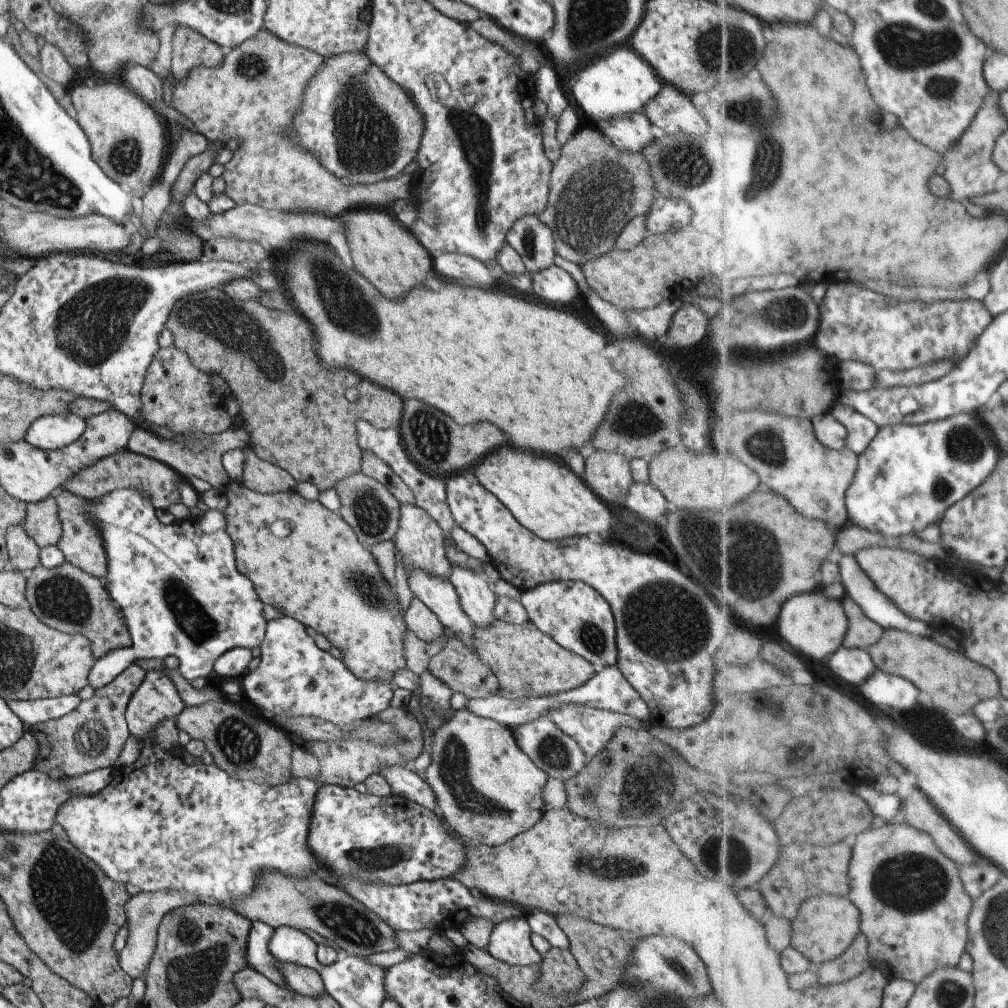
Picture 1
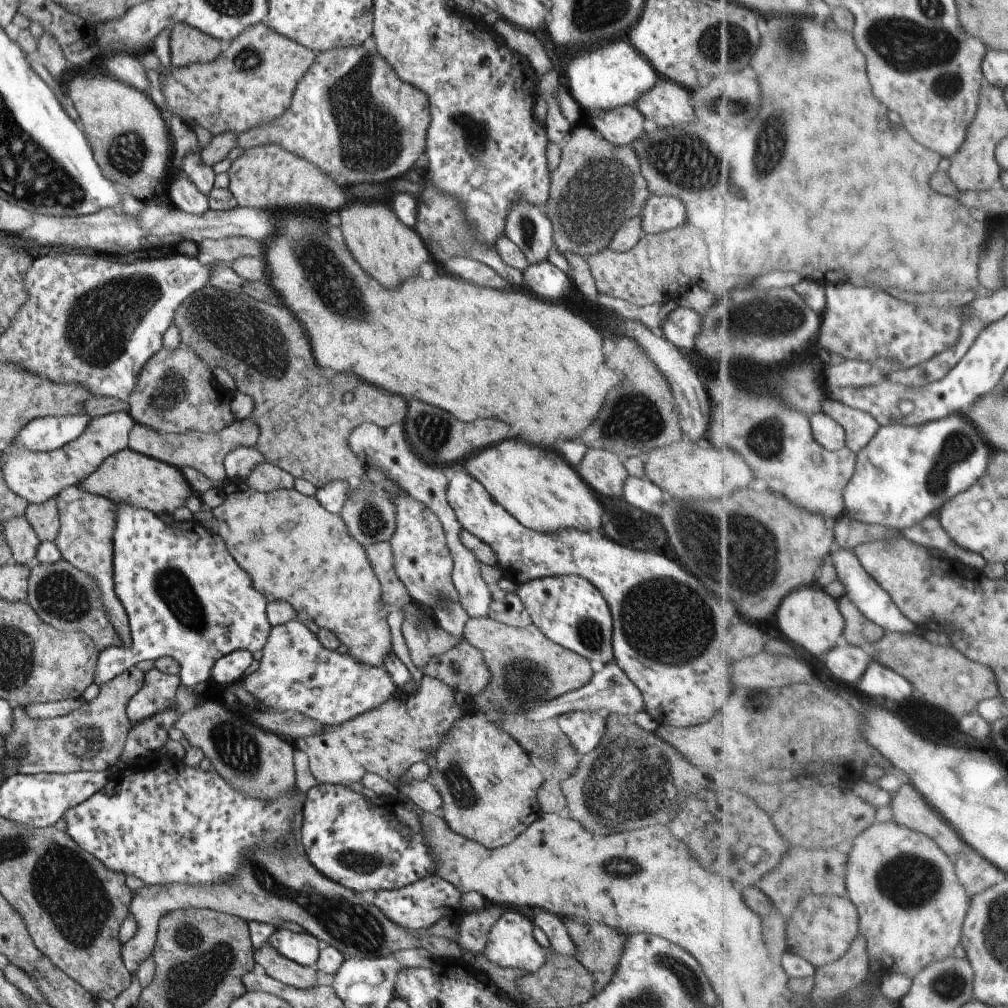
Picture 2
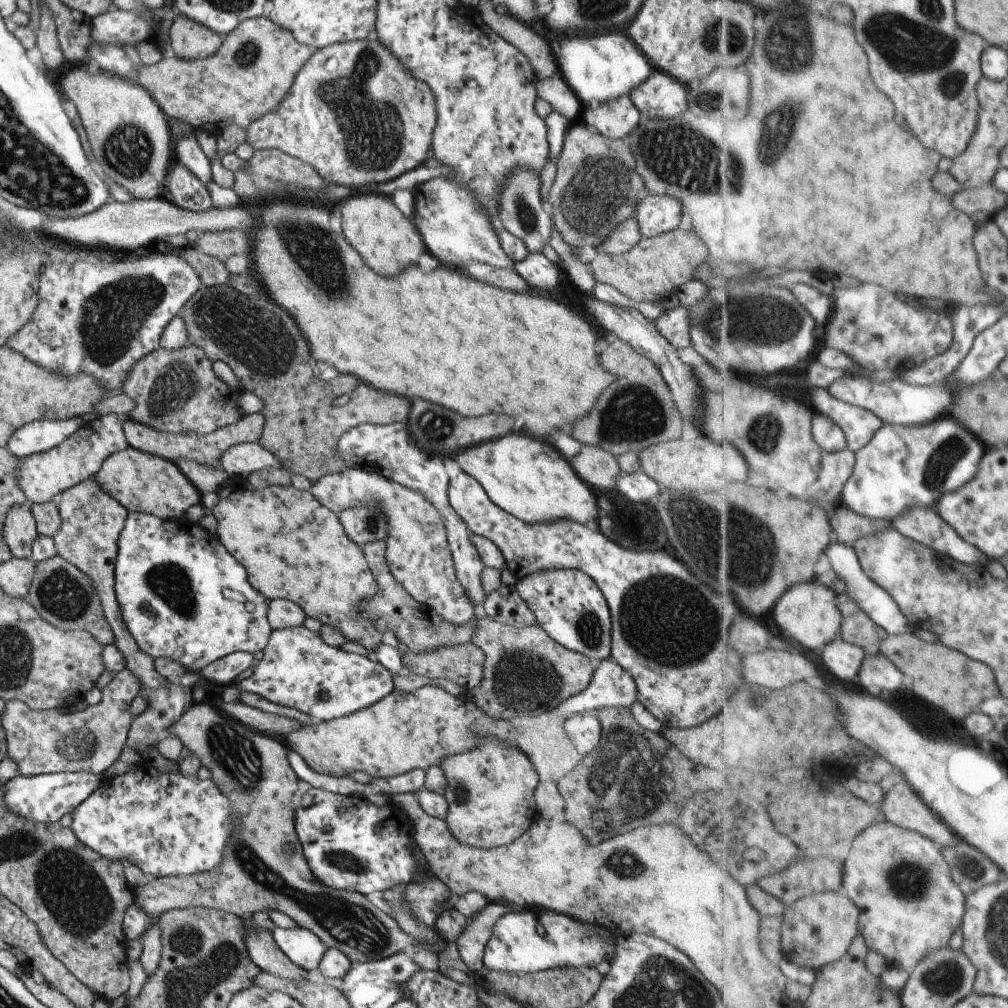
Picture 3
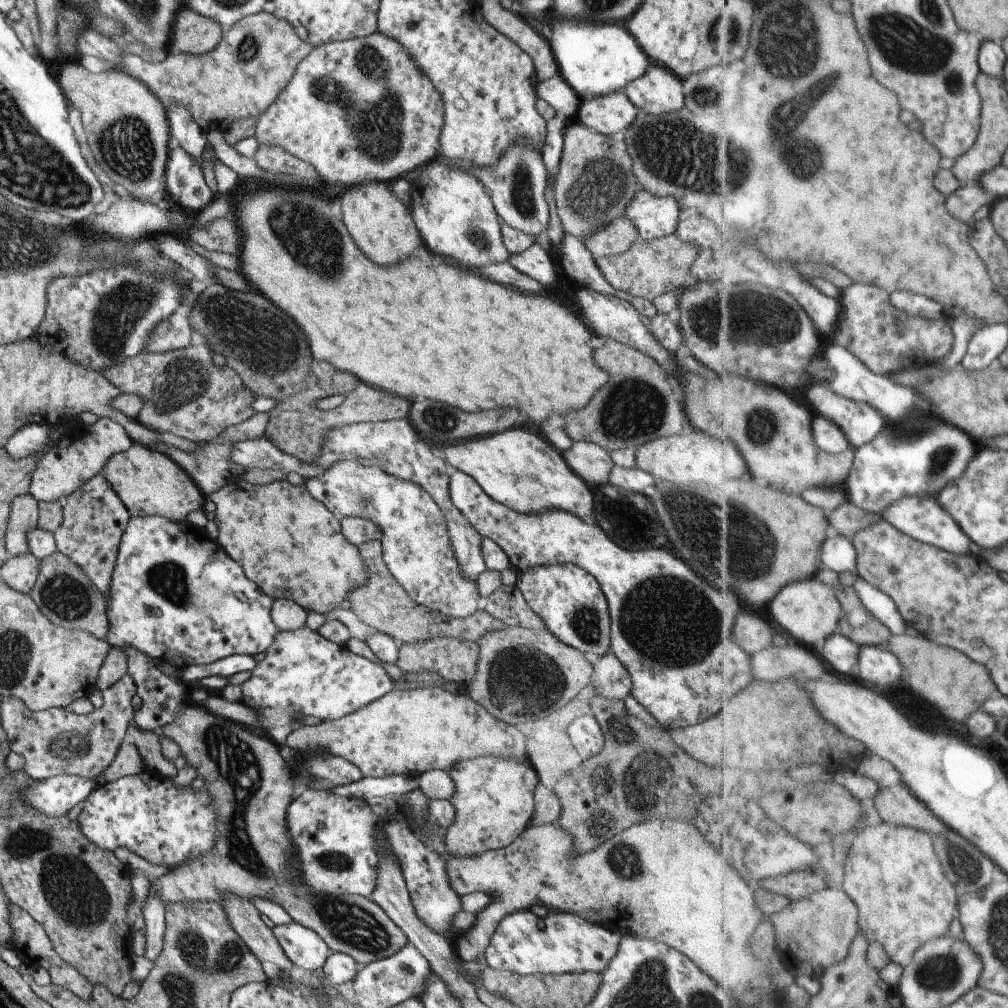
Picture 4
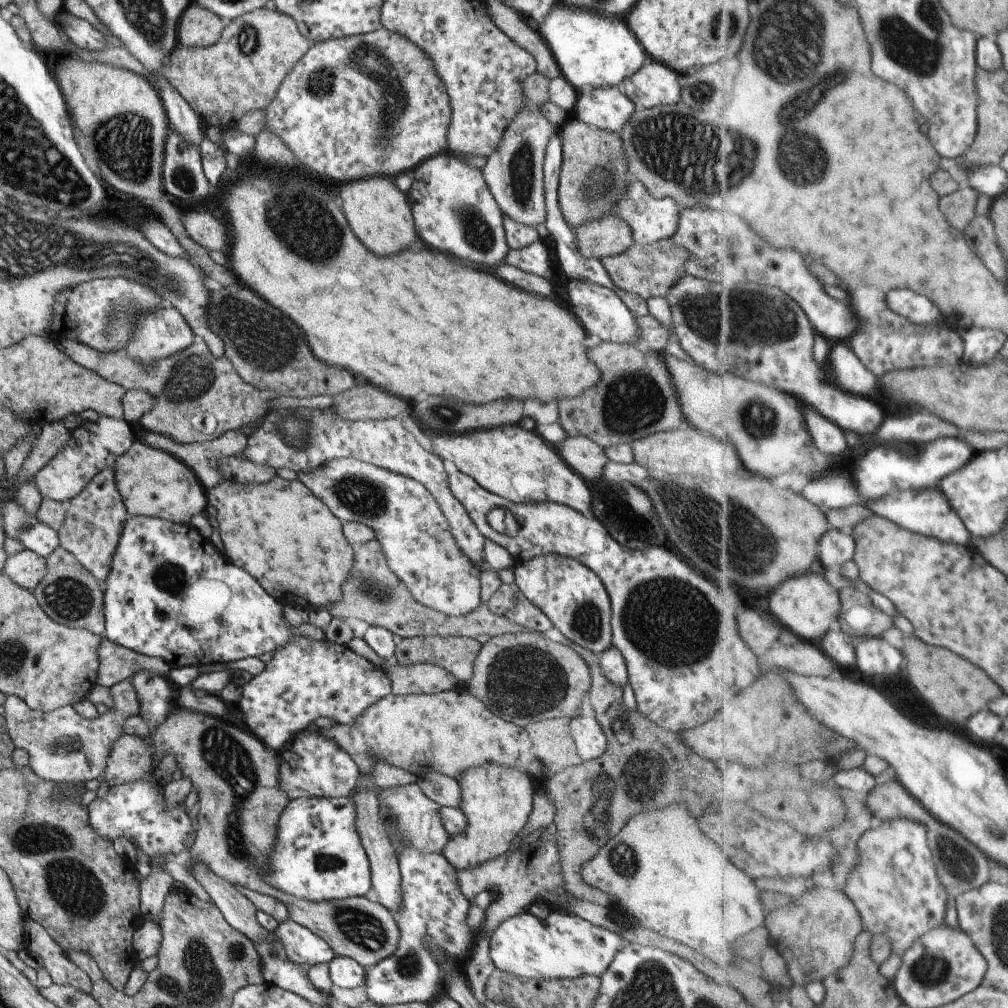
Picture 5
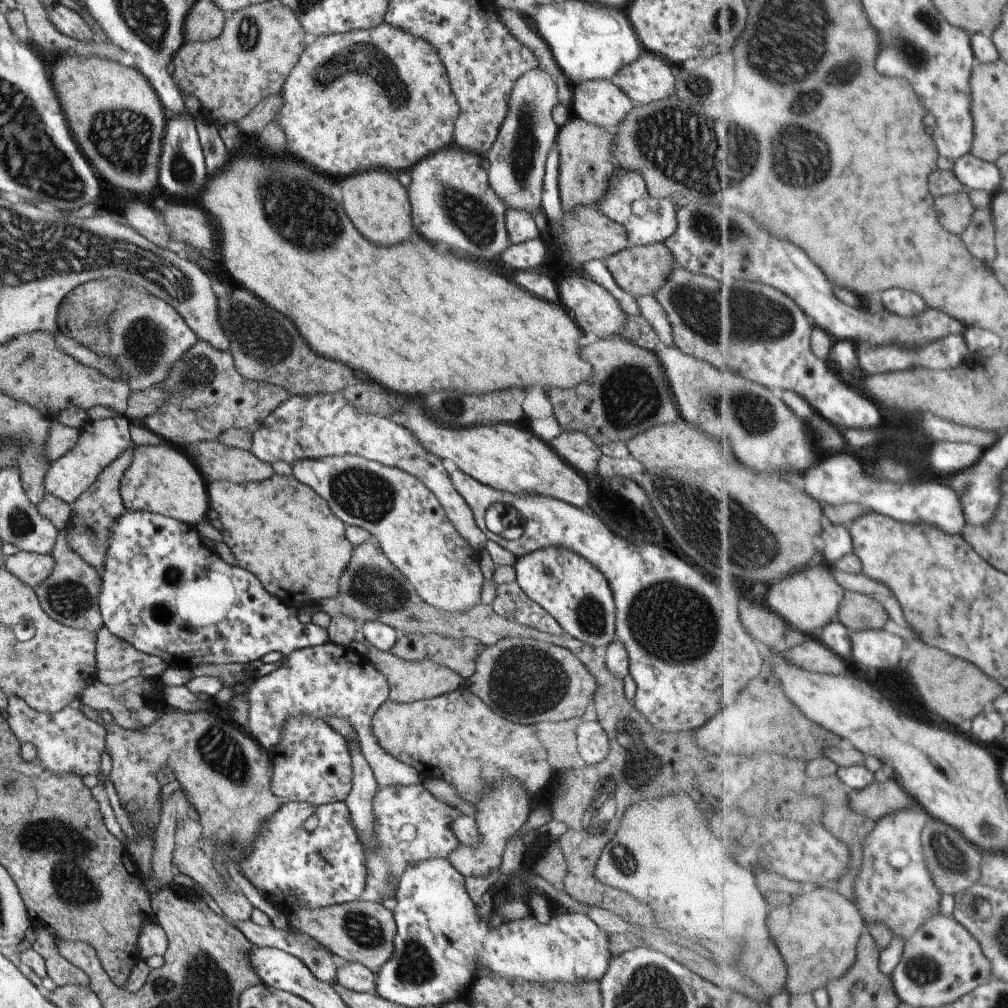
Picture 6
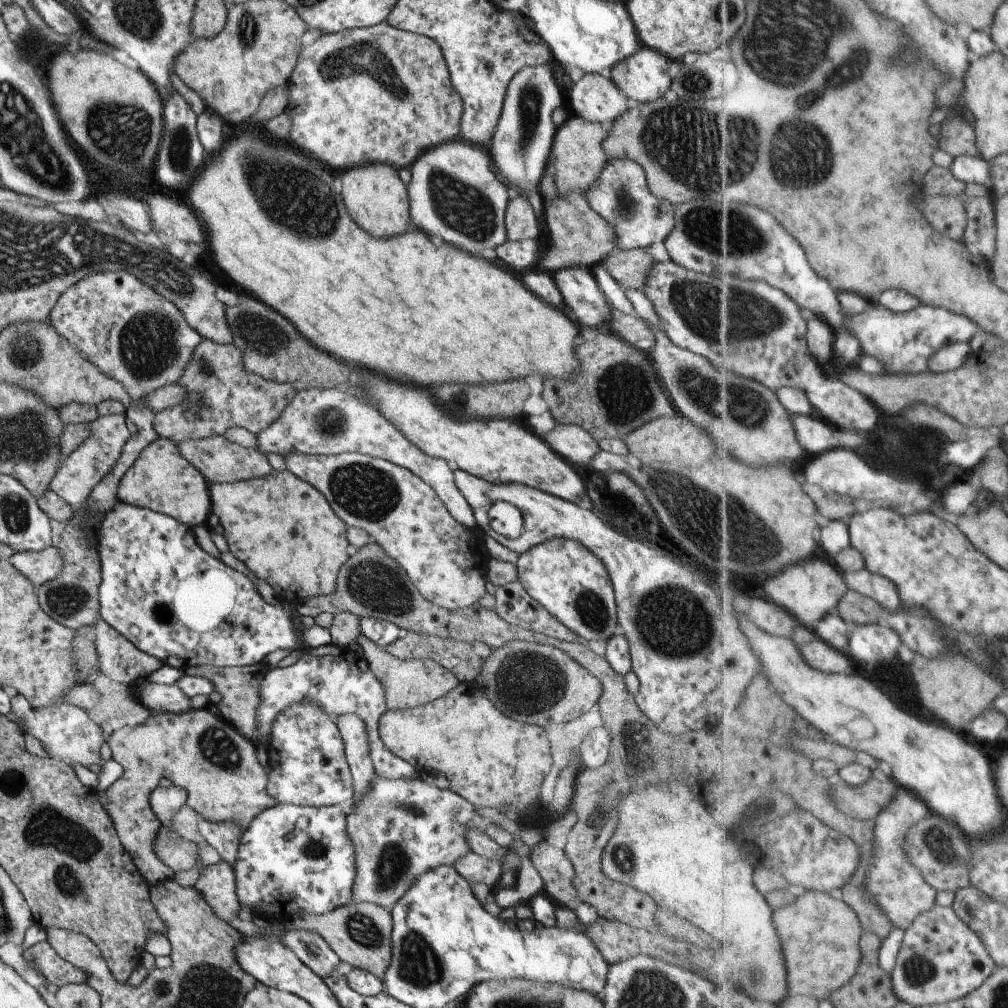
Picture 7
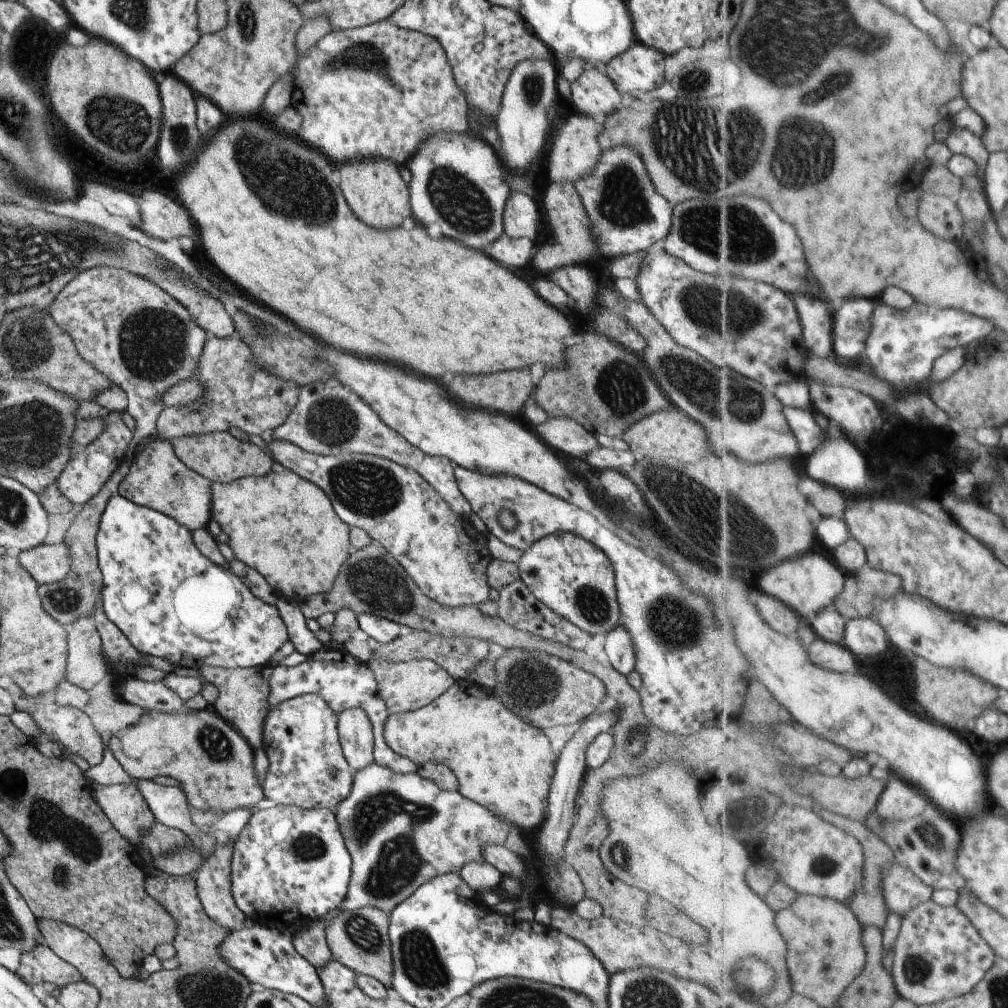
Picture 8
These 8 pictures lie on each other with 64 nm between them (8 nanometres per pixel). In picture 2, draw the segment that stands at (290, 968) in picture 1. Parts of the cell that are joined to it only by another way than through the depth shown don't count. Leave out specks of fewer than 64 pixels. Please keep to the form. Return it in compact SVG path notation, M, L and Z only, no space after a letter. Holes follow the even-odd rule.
M269 940L260 950L252 950L252 959L255 965L271 978L277 979L293 988L311 988L315 984L314 967L306 967L285 958L279 954Z

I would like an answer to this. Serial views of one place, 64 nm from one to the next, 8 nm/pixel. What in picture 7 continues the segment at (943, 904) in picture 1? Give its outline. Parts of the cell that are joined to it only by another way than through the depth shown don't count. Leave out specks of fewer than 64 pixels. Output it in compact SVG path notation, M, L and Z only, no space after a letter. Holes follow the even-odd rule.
M897 785L897 794L893 802L879 814L872 828L875 832L875 858L867 874L865 890L897 928L909 928L921 914L929 912L936 904L939 890L929 883L927 875L911 862L905 846L907 834L911 834L913 826L919 820L923 820L929 810L925 800L921 800L907 788Z

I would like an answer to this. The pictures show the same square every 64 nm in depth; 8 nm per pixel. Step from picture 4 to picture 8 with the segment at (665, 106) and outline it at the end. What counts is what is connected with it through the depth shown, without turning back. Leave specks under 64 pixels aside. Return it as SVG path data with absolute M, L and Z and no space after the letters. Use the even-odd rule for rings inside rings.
M635 42L605 64L606 75L620 95L629 94L634 99L645 99L665 80L663 58L662 53Z

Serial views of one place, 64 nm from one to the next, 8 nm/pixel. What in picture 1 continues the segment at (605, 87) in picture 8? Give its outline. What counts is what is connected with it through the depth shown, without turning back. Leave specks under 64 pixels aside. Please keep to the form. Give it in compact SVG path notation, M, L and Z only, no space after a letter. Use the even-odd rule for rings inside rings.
M642 112L615 116L611 120L601 120L592 125L606 136L613 146L633 154L641 153L641 150L656 138L651 132L650 122Z

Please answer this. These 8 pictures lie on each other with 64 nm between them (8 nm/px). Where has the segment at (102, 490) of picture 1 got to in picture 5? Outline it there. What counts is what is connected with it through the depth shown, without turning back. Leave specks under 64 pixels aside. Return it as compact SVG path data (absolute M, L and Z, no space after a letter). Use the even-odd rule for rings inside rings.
M134 441L129 450L112 464L115 486L128 516L147 516L179 523L179 462L175 456Z

